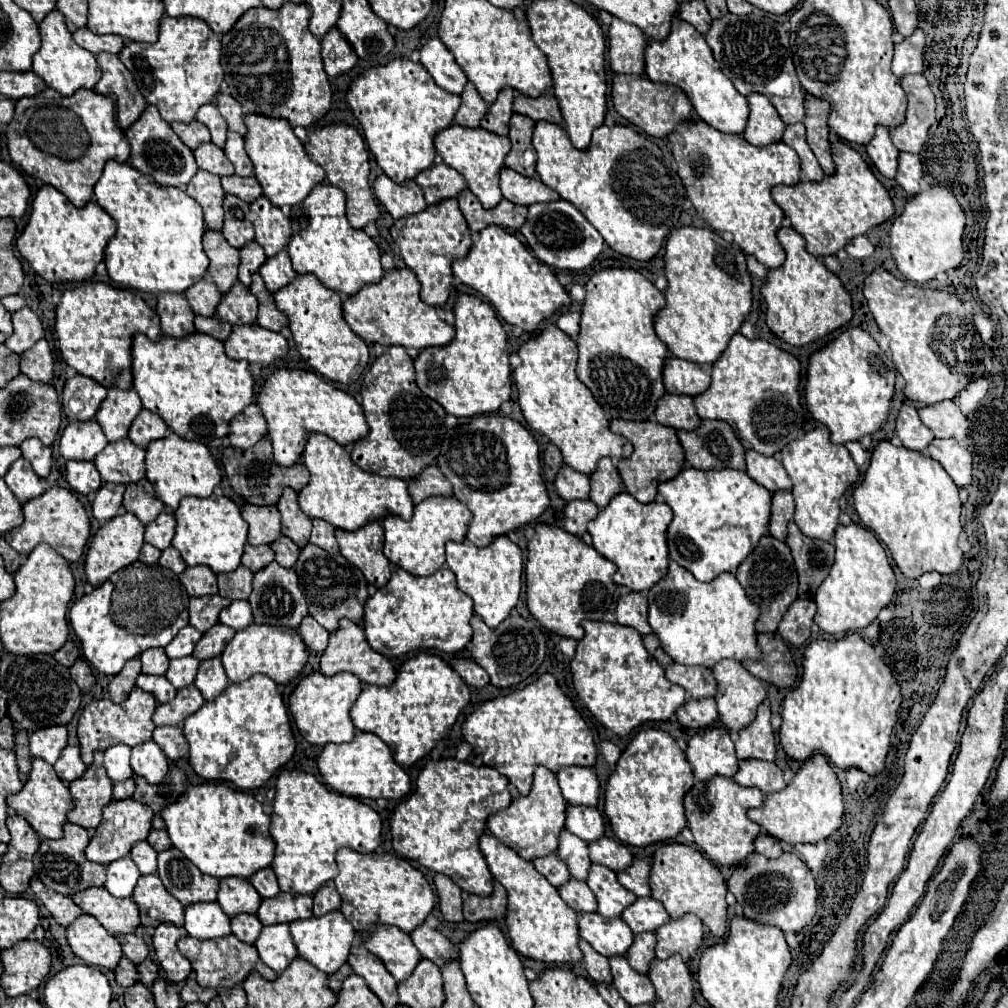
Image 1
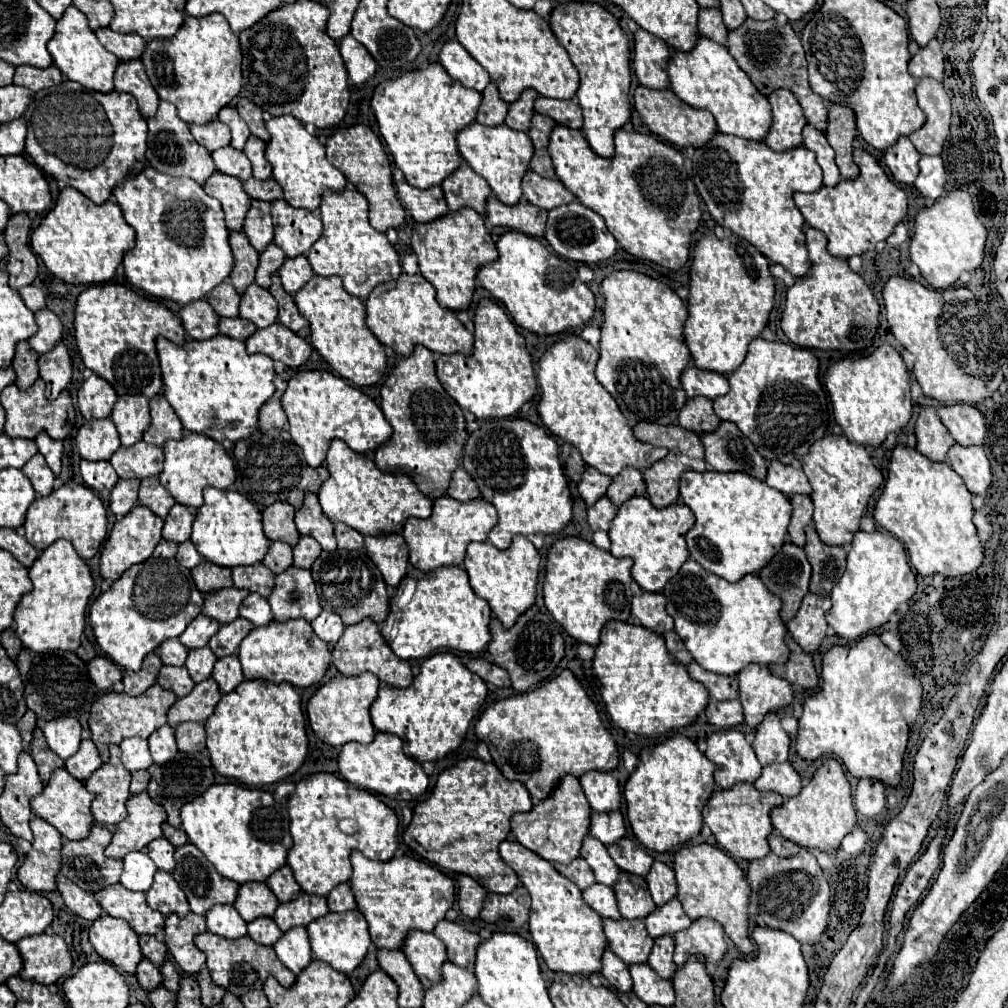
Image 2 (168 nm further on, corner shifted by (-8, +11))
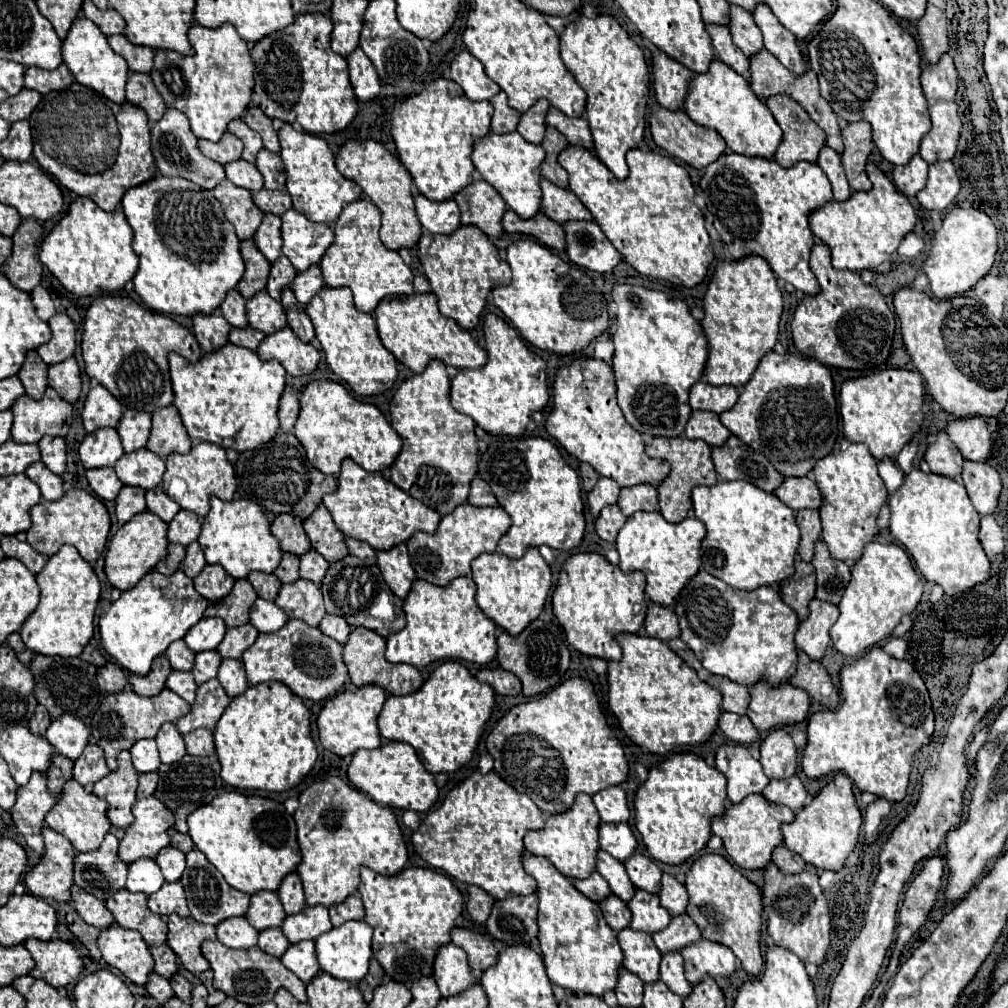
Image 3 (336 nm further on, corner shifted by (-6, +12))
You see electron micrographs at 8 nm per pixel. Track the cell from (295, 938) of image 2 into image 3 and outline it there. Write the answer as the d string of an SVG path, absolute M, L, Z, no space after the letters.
M313 941L291 943L287 947L287 951L281 955L281 963L289 971L293 971L303 983L309 983L321 971L321 967L317 963Z

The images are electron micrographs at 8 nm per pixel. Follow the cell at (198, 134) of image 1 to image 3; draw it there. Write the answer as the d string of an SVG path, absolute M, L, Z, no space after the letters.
M225 133L219 141L207 141L207 139L199 139L199 149L203 155L207 155L209 159L225 165L229 161L235 161L241 157L241 141L233 135L233 133Z

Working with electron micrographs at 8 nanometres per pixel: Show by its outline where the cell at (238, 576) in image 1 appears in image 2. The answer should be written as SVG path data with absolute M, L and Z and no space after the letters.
M263 564L239 566L233 568L233 584L267 598L273 590L273 572L269 572L269 568L265 568Z

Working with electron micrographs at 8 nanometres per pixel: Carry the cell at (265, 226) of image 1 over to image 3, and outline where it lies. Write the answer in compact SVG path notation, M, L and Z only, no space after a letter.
M295 209L285 211L281 221L283 255L297 271L305 271L309 265L317 265L323 257L323 251L333 243L333 229L325 223L309 221Z

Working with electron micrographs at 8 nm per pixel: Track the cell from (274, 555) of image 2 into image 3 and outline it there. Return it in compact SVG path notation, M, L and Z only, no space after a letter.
M283 553L279 567L273 571L281 583L291 583L295 579L299 579L299 557L291 555L291 553Z

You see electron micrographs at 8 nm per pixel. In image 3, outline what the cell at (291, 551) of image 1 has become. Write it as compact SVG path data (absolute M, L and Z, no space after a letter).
M311 549L305 555L301 555L299 559L301 559L301 569L299 569L301 579L311 579L313 583L321 583L323 575L325 575L325 571L329 567L325 557L321 553Z

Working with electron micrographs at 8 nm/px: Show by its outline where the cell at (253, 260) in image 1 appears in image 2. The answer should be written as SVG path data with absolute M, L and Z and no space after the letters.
M269 244L267 250L261 252L255 282L261 288L269 288L271 286L271 276L277 274L277 270L281 268L283 262L285 262L285 254L281 252L281 248L277 248L277 244Z

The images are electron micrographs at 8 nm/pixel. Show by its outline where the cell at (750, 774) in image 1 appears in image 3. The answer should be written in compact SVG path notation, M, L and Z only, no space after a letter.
M793 775L789 779L771 779L769 785L763 789L763 797L773 803L787 805L791 811L799 811L805 807L807 791L799 777Z

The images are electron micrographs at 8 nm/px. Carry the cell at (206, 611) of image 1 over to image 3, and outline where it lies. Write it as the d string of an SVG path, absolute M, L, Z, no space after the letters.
M237 579L231 593L215 603L211 603L205 611L205 617L221 617L227 627L239 627L249 621L249 607L255 603L257 593L253 591L247 579Z

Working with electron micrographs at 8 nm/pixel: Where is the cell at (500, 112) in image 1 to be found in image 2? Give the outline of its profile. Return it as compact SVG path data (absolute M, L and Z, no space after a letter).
M525 90L517 102L509 104L509 114L507 114L505 124L507 124L509 128L513 128L513 130L529 132L529 122L531 122L533 114L535 114L533 102L537 100L537 96L539 96L539 94L533 92L533 90Z

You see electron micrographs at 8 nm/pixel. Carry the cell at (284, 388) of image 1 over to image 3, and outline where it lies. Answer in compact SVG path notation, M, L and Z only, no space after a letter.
M319 379L307 383L299 393L299 407L295 437L305 447L311 465L325 475L337 475L345 457L351 457L367 471L381 471L389 467L401 451L401 439L381 411L371 403L355 399L337 381Z

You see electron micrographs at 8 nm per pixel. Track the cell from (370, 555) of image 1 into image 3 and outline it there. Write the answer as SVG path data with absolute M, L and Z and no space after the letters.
M405 543L395 545L387 551L375 551L375 553L377 553L377 565L381 569L383 579L387 581L387 585L397 597L405 599L407 591L411 589L411 583L415 581L415 571L409 563Z

